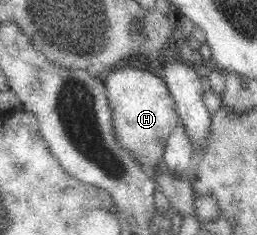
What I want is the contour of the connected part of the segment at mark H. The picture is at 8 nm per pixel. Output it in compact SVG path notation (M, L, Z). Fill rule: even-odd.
M115 68L102 78L109 106L113 113L113 129L123 145L149 176L151 167L161 164L168 138L181 123L177 105L163 77L141 68Z

